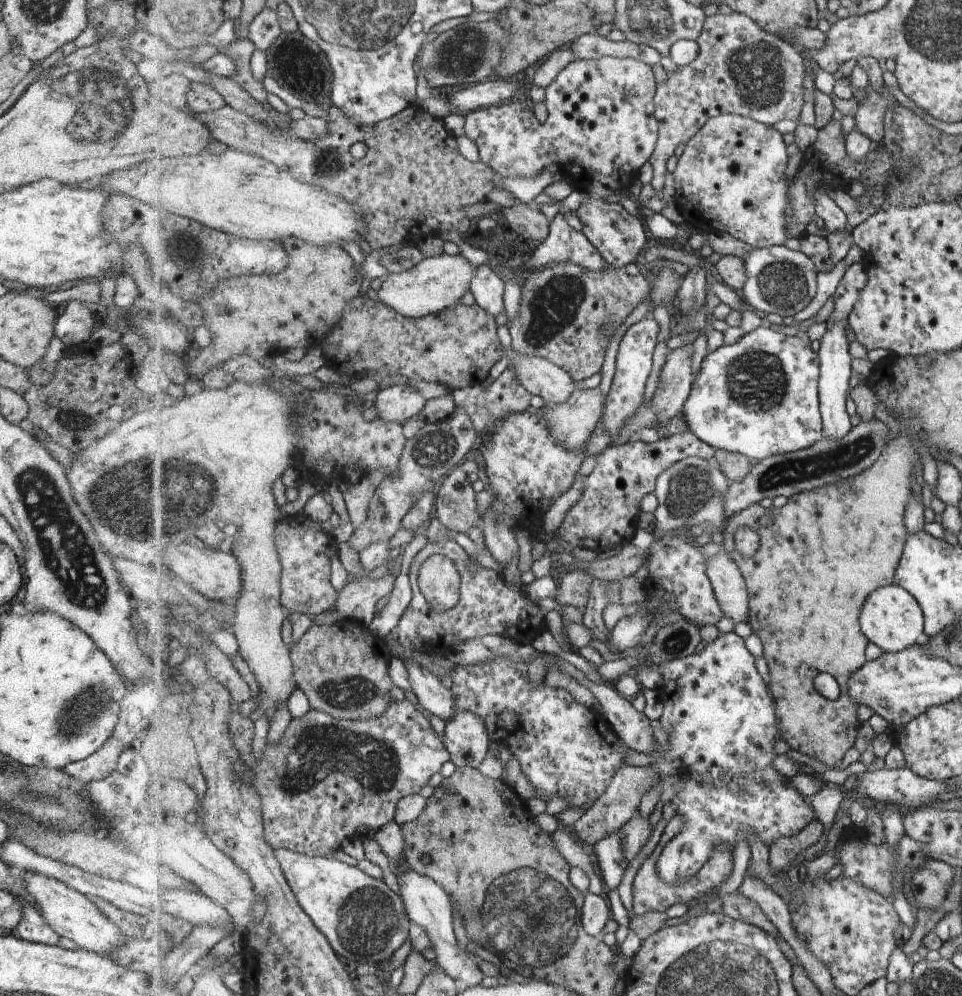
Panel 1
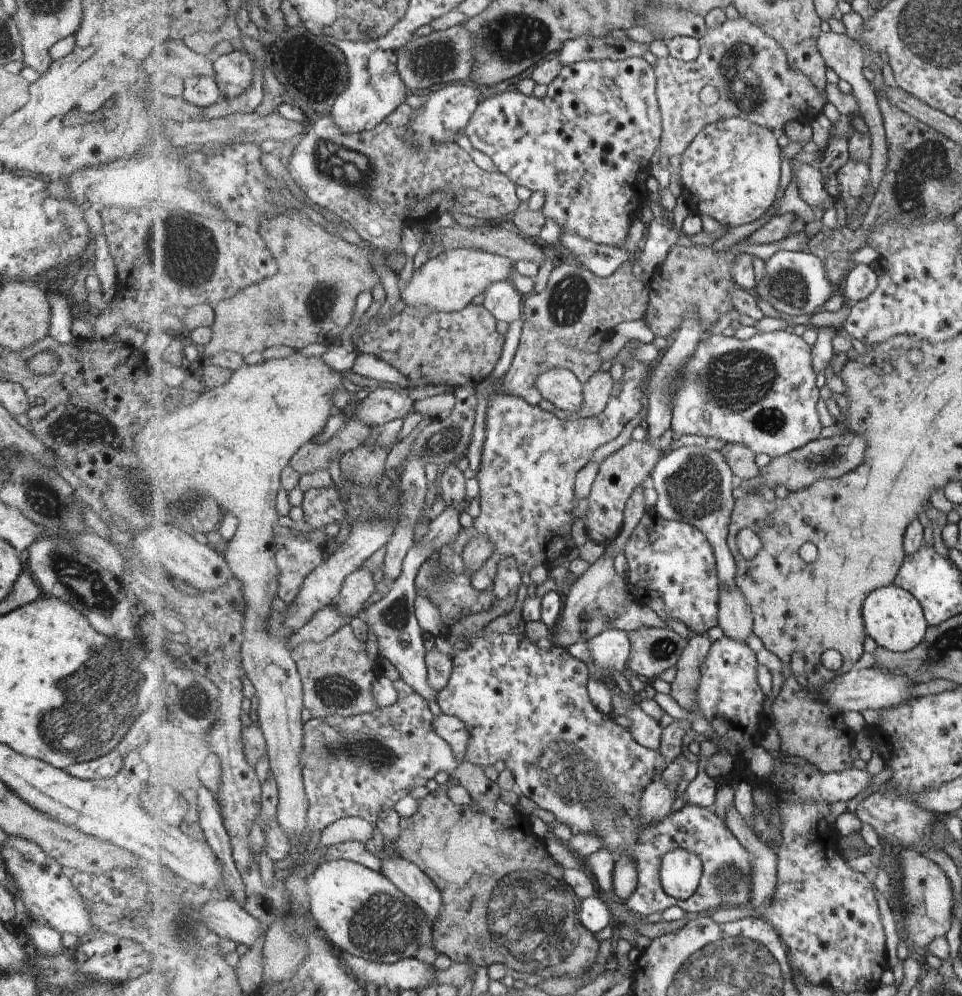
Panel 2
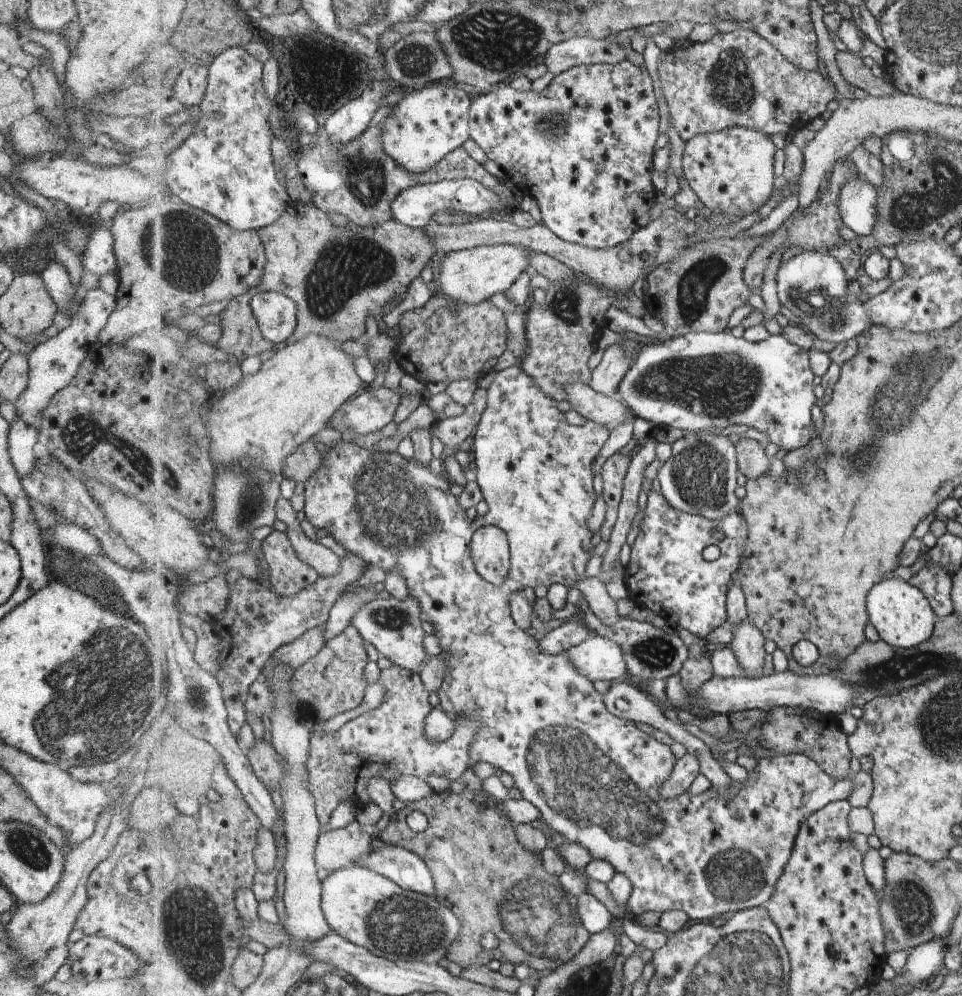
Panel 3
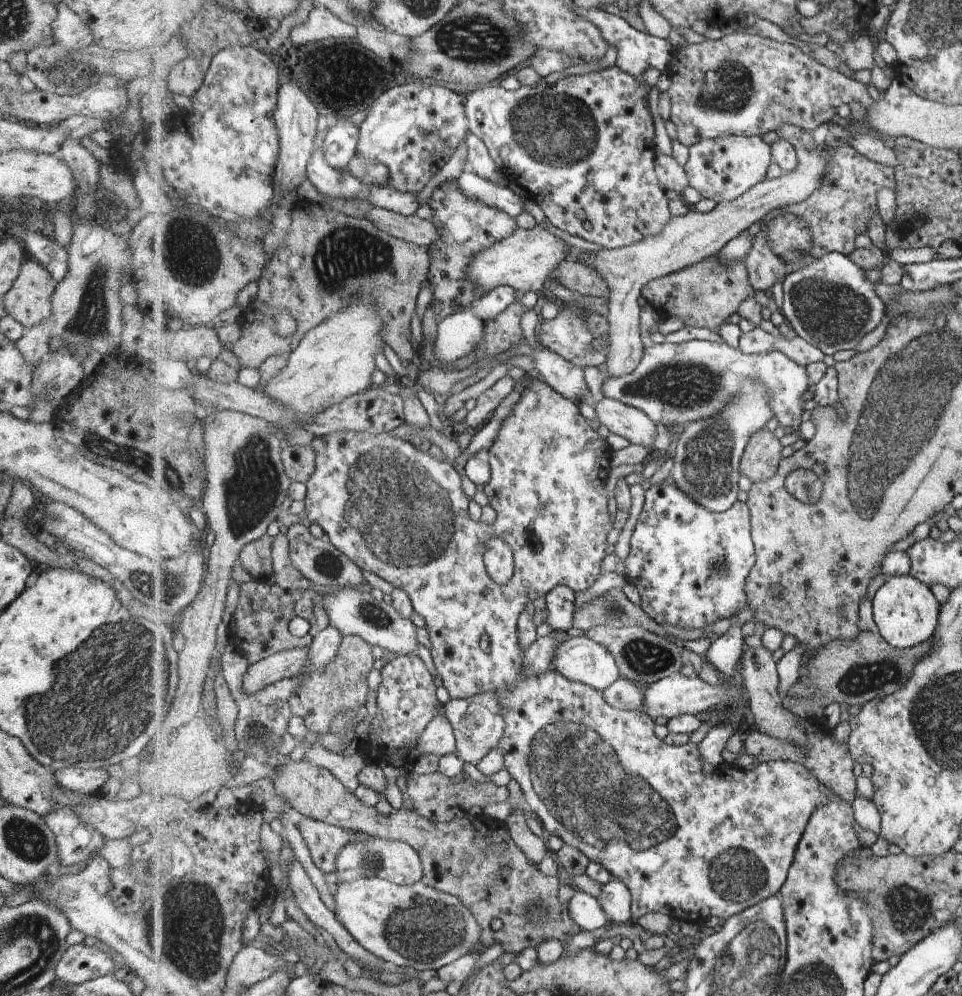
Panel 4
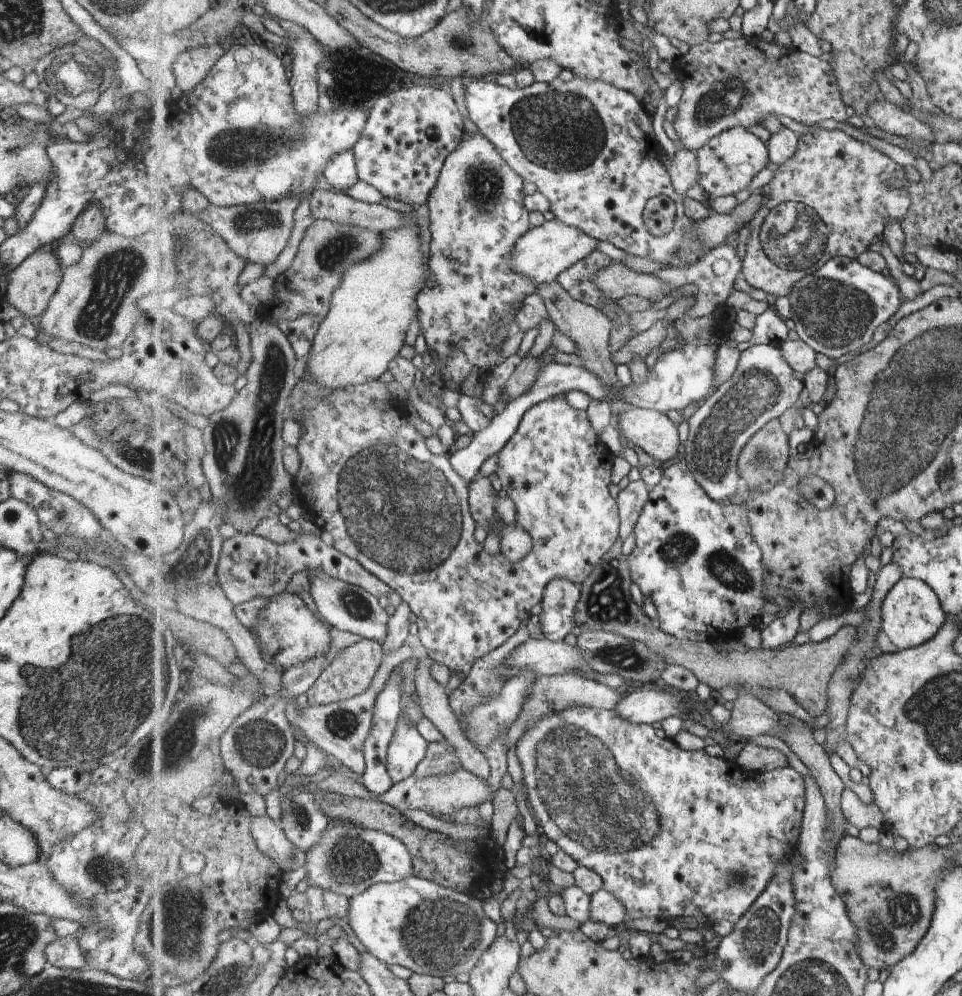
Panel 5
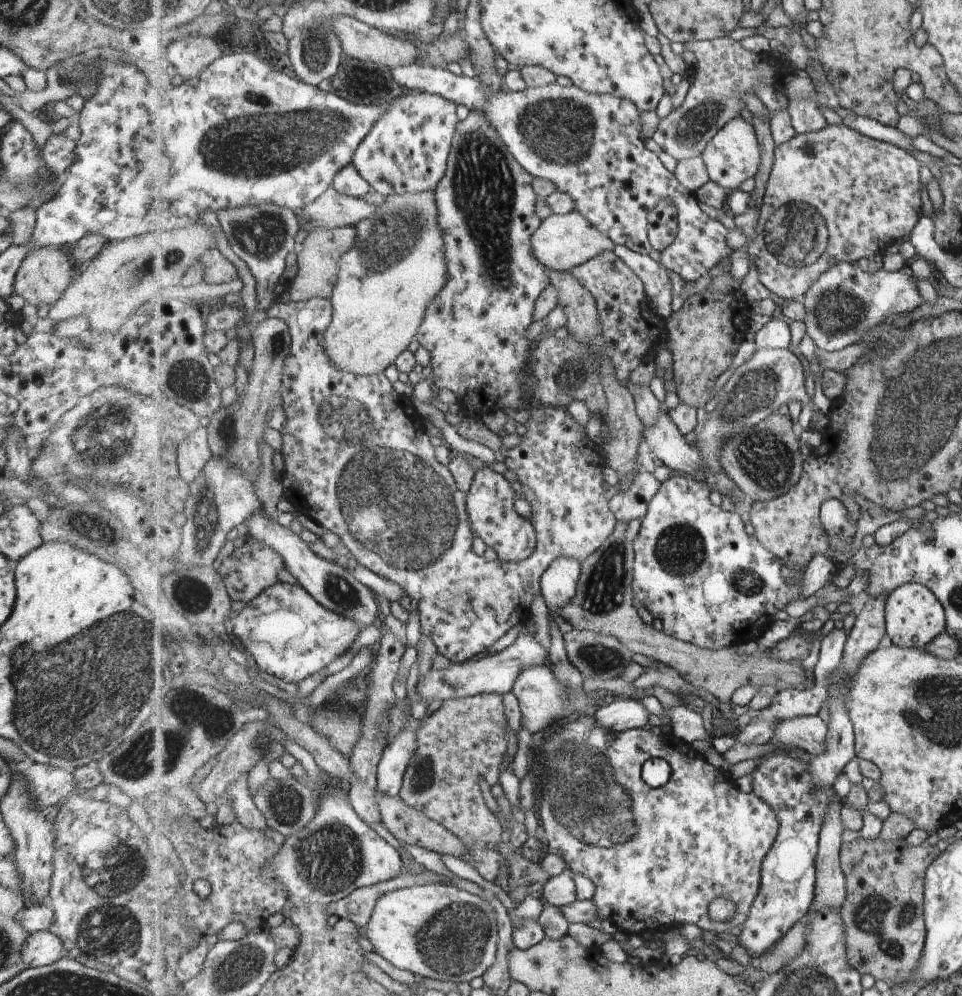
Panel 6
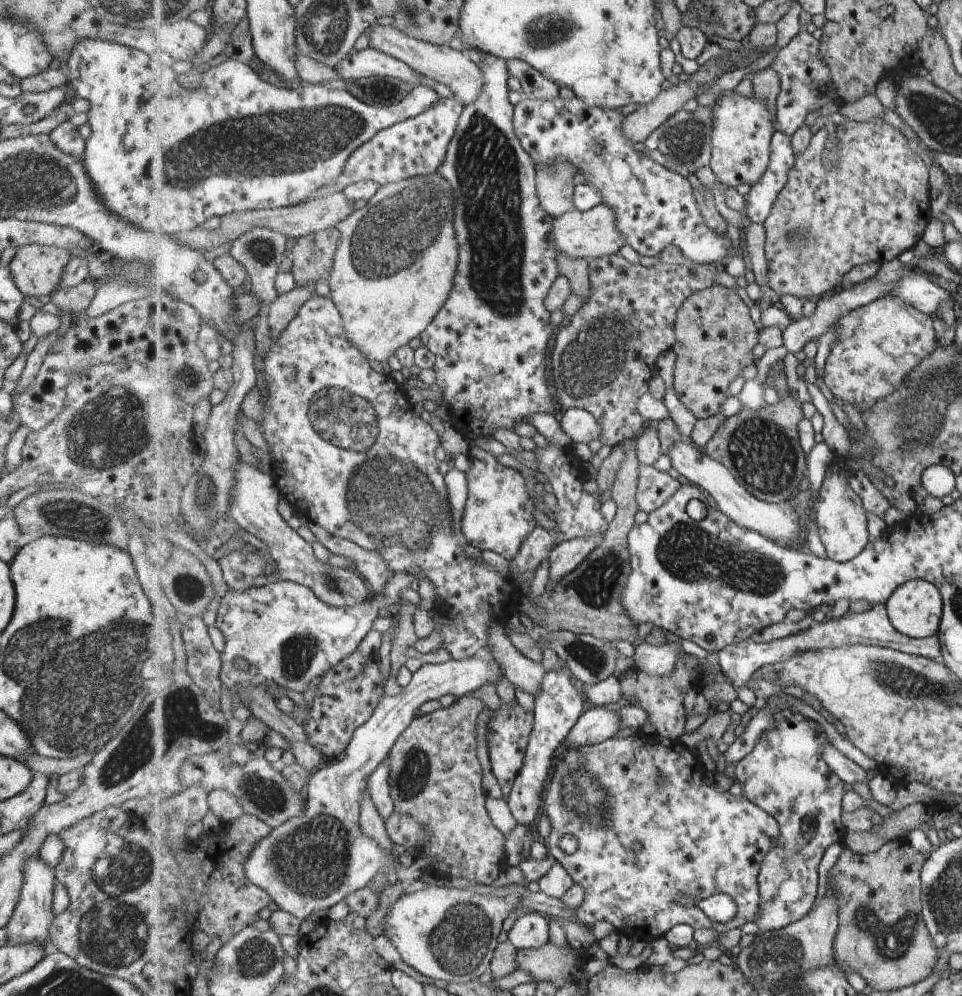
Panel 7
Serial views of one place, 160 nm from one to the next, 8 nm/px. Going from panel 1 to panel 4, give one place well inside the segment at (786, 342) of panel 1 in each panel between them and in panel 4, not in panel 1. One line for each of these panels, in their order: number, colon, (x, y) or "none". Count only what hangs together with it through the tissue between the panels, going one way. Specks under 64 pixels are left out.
2: (763, 392)
3: (702, 380)
4: (676, 383)

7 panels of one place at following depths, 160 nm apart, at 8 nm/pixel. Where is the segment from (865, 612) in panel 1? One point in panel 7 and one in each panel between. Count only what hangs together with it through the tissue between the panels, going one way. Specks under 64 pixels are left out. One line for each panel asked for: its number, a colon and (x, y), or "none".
2: (894, 617)
3: (901, 612)
4: (907, 612)
5: (913, 614)
6: (914, 615)
7: (916, 609)

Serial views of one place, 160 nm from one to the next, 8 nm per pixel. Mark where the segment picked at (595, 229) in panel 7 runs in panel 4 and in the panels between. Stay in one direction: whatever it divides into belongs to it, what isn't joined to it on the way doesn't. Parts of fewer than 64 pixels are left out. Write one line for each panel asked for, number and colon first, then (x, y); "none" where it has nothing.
4: (525, 260)
5: (546, 251)
6: (563, 242)

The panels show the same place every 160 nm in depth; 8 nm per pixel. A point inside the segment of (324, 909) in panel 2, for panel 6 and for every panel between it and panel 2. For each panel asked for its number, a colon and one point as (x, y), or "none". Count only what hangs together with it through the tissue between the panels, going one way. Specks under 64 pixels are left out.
3: (369, 909)
4: (416, 925)
5: (430, 929)
6: (439, 931)

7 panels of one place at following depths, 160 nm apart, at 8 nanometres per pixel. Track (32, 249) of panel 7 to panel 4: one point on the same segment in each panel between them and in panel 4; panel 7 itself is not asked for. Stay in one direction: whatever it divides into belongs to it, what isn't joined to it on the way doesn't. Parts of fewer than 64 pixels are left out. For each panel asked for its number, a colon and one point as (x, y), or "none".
4: (27, 300)
5: (29, 286)
6: (43, 274)

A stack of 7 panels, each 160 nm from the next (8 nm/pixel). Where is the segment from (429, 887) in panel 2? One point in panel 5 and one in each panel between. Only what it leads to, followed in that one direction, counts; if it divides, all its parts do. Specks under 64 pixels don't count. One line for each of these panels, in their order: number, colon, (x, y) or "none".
3: (409, 870)
4: (365, 856)
5: (350, 859)

